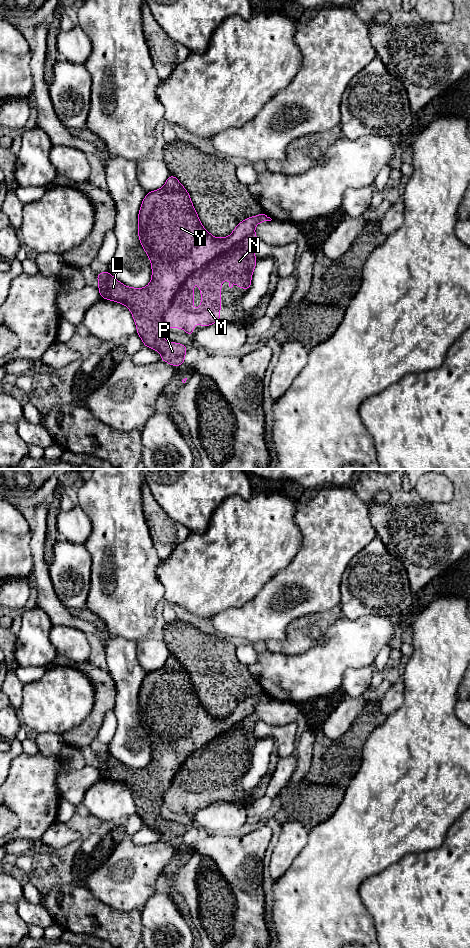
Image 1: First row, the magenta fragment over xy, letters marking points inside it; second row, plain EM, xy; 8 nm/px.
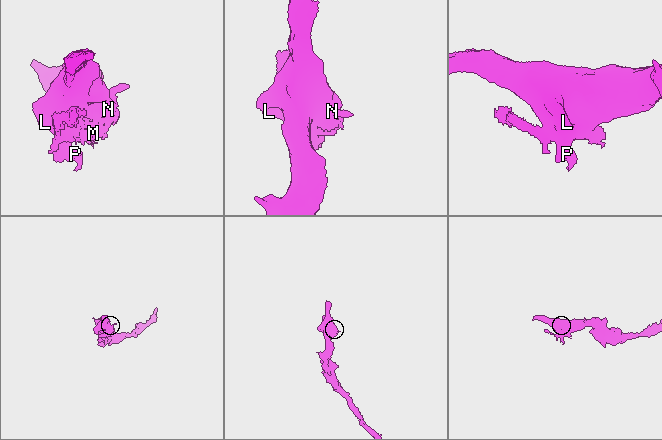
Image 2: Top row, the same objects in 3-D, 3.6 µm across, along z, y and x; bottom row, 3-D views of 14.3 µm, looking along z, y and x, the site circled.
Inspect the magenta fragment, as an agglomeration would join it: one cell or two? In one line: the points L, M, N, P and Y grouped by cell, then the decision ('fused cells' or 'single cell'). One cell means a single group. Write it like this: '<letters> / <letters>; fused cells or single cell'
L P Y / M N; fused cells

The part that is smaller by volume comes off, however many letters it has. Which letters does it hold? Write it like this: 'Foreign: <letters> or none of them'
Foreign: M, N

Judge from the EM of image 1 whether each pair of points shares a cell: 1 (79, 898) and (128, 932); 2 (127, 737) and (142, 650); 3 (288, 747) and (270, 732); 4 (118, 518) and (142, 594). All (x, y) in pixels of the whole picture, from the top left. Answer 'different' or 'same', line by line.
1: same
2: different
3: same
4: same

